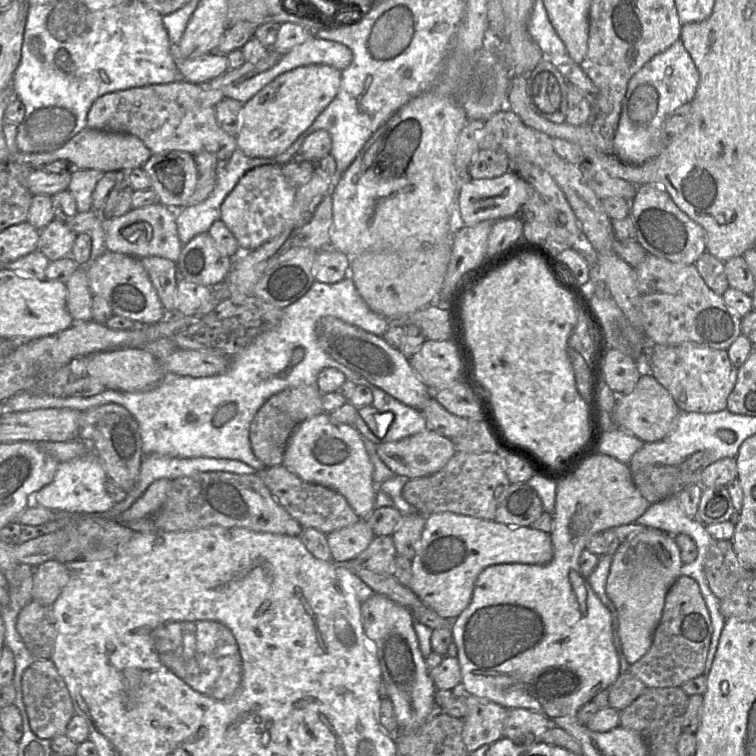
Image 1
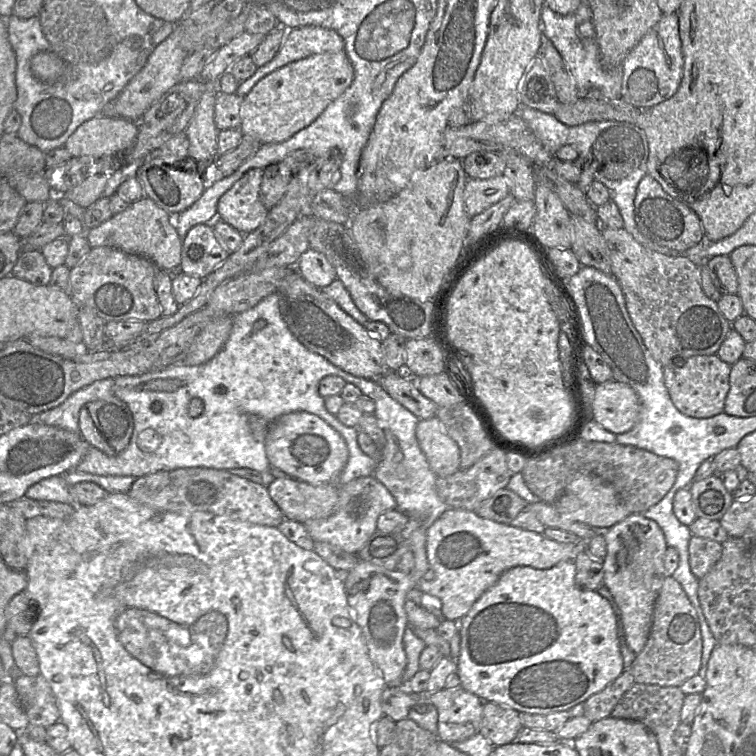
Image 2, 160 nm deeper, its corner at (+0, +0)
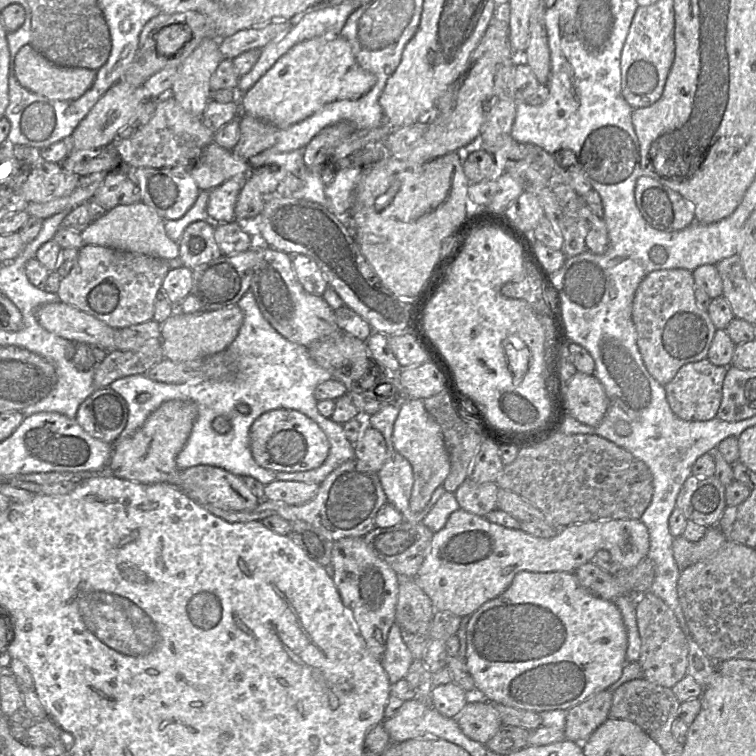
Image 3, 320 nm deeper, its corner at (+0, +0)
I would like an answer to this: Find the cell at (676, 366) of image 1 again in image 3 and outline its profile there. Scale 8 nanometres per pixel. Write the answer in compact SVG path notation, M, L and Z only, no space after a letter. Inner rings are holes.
M707 358L683 365L664 387L673 413L686 421L708 421L716 418L722 400L722 385L727 367L716 366Z

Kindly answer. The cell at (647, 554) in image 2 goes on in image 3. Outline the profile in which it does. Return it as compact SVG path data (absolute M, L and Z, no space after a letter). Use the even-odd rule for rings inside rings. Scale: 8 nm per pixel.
M459 508L449 516L445 526L434 533L415 581L429 597L435 610L448 611L464 617L472 615L484 603L502 594L521 571L574 573L581 565L591 562L596 552L602 549L611 554L612 559L618 564L618 571L628 570L647 557L649 547L648 529L640 519L598 520L573 524L558 530L552 538L539 538L521 529L510 529L491 523L485 517Z

